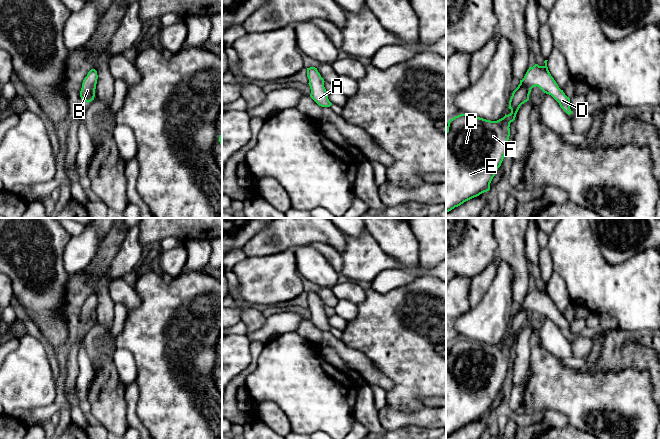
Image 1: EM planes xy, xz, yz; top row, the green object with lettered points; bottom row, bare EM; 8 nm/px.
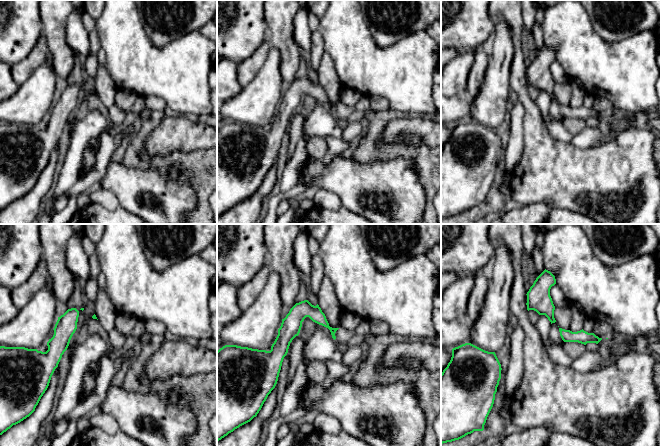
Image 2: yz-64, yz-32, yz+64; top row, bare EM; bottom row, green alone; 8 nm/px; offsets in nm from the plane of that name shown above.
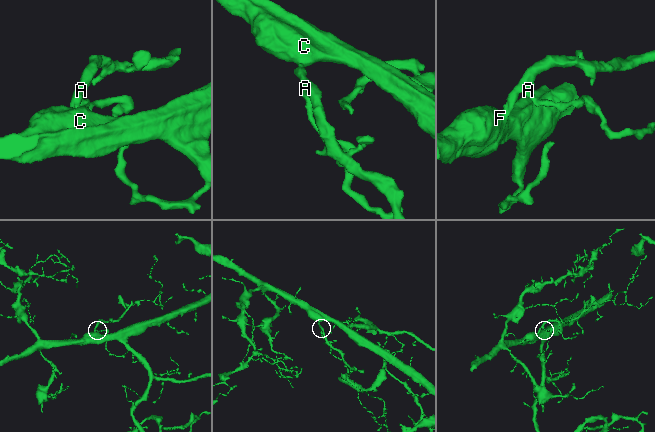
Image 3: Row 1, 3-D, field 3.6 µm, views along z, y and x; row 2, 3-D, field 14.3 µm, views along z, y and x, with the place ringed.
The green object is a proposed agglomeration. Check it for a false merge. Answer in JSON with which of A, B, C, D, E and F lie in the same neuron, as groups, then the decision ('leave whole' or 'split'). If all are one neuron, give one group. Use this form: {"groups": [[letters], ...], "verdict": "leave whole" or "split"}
{"groups": [["A", "B", "C", "D", "E", "F"]], "verdict": "leave whole"}

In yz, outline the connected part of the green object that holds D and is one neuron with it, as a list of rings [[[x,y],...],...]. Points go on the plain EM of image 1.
[[[544,285],[544,290],[535,288],[533,291],[529,291],[524,302],[520,304],[520,308],[512,317],[508,331],[511,334],[510,338],[505,338],[497,345],[460,338],[448,345],[446,354],[446,437],[490,414],[490,407],[506,378],[510,347],[515,344],[520,330],[529,324],[533,311],[538,310],[544,317],[551,319],[568,339],[572,338],[570,322],[565,319],[551,300],[547,285]]]

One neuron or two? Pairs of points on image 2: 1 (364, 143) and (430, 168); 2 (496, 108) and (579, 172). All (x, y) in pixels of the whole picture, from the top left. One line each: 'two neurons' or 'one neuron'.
1: one neuron
2: two neurons

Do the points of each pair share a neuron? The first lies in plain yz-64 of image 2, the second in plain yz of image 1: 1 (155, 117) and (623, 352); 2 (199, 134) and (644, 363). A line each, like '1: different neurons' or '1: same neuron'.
1: same neuron
2: different neurons

